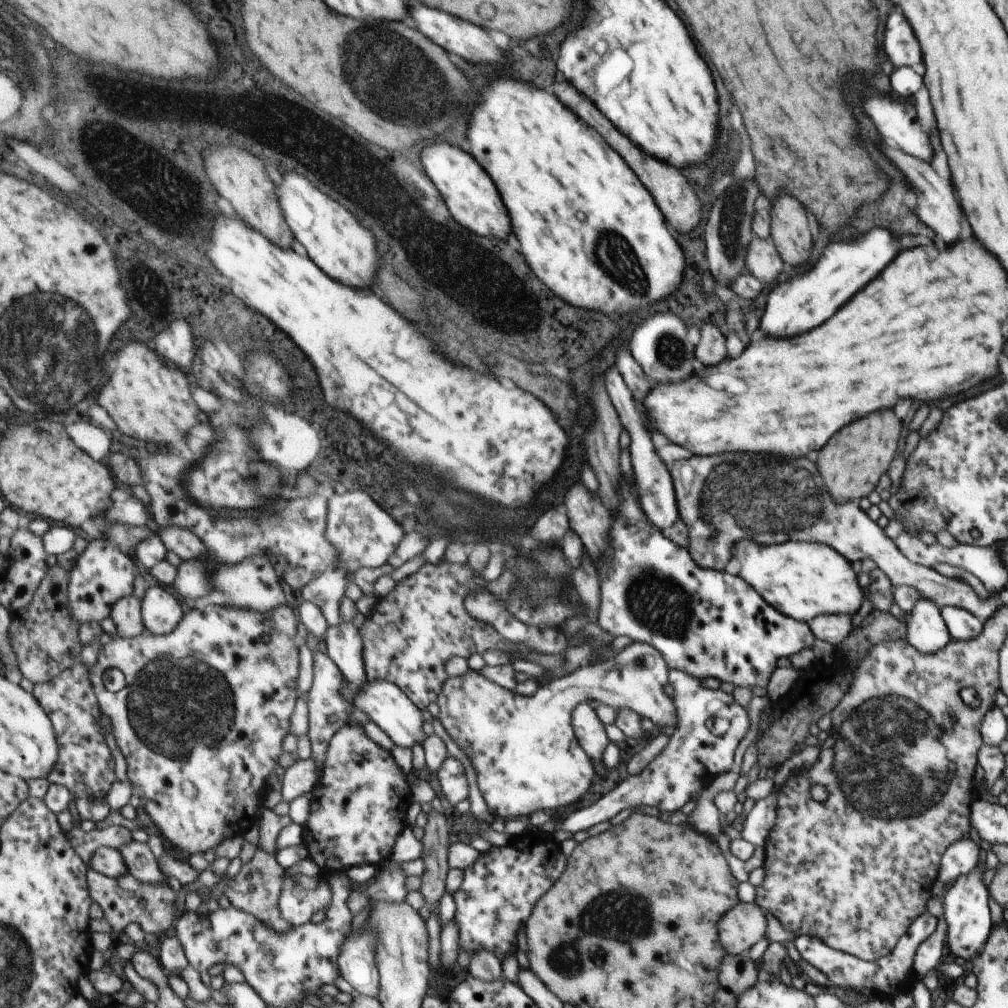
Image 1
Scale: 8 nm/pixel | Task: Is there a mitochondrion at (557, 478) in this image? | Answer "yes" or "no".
no

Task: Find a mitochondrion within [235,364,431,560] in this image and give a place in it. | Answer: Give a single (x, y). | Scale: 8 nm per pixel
(258, 482)

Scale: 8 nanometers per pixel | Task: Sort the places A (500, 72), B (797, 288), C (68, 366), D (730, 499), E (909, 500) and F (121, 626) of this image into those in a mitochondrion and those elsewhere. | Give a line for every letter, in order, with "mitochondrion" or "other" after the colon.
A: other
B: other
C: mitochondrion
D: mitochondrion
E: other
F: other

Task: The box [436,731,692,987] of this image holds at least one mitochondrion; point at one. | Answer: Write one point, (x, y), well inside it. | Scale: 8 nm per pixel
(635, 911)

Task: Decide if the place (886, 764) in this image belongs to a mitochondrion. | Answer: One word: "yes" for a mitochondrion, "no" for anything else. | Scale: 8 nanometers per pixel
yes

